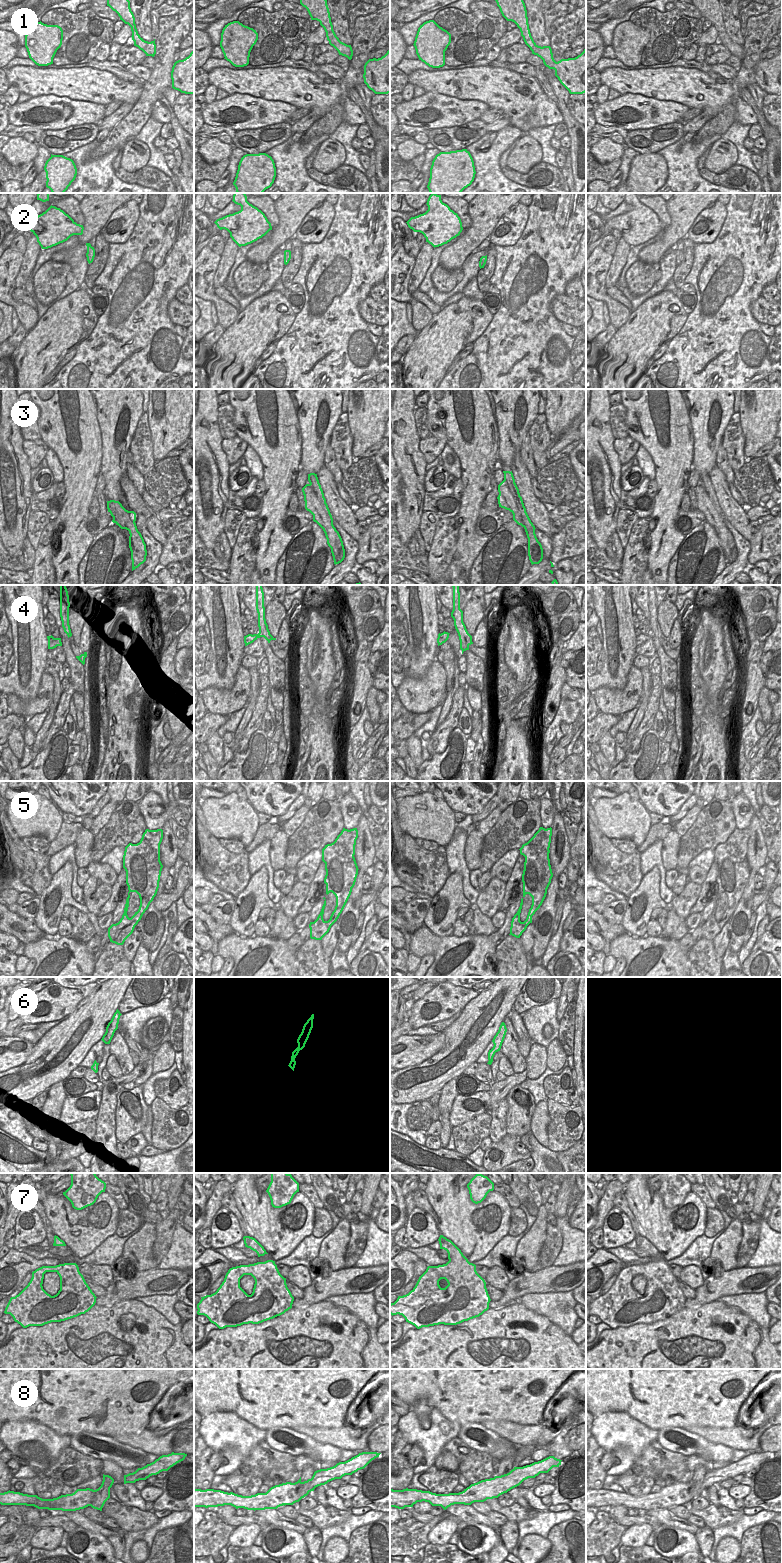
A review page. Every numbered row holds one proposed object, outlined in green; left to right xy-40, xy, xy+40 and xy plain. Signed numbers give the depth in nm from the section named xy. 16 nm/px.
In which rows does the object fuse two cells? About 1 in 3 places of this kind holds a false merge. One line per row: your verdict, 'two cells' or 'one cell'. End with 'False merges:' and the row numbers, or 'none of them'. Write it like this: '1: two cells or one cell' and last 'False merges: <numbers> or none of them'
1: one cell
2: one cell
3: two cells
4: two cells
5: one cell
6: one cell
7: one cell
8: two cells
False merges: 3, 4, 8

